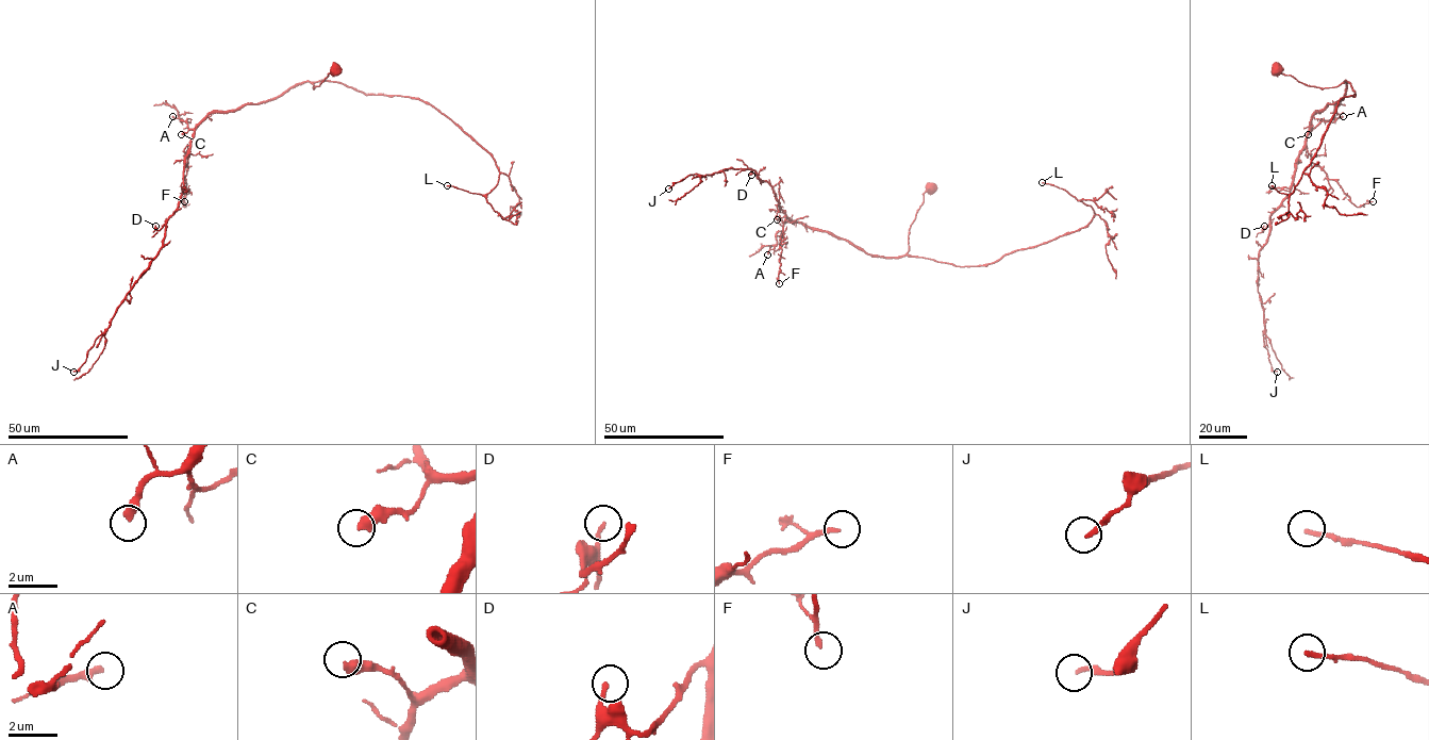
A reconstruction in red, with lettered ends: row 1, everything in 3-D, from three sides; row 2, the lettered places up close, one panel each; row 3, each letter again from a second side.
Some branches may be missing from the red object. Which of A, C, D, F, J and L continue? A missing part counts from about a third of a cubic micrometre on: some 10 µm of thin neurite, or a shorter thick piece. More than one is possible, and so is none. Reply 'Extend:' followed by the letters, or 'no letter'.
Extend: A, J

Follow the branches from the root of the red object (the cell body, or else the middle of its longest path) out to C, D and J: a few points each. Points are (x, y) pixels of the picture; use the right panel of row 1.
C: (1277, 70), (1318, 87), (1334, 87), (1345, 82), (1345, 95), (1312, 116), (1308, 134)
D: (1277, 70), (1322, 88), (1345, 81), (1345, 95), (1313, 115), (1291, 194), (1264, 226)
J: (1277, 70), (1318, 87), (1345, 82), (1345, 95), (1313, 115), (1291, 194), (1260, 250), (1264, 346), (1277, 372)

